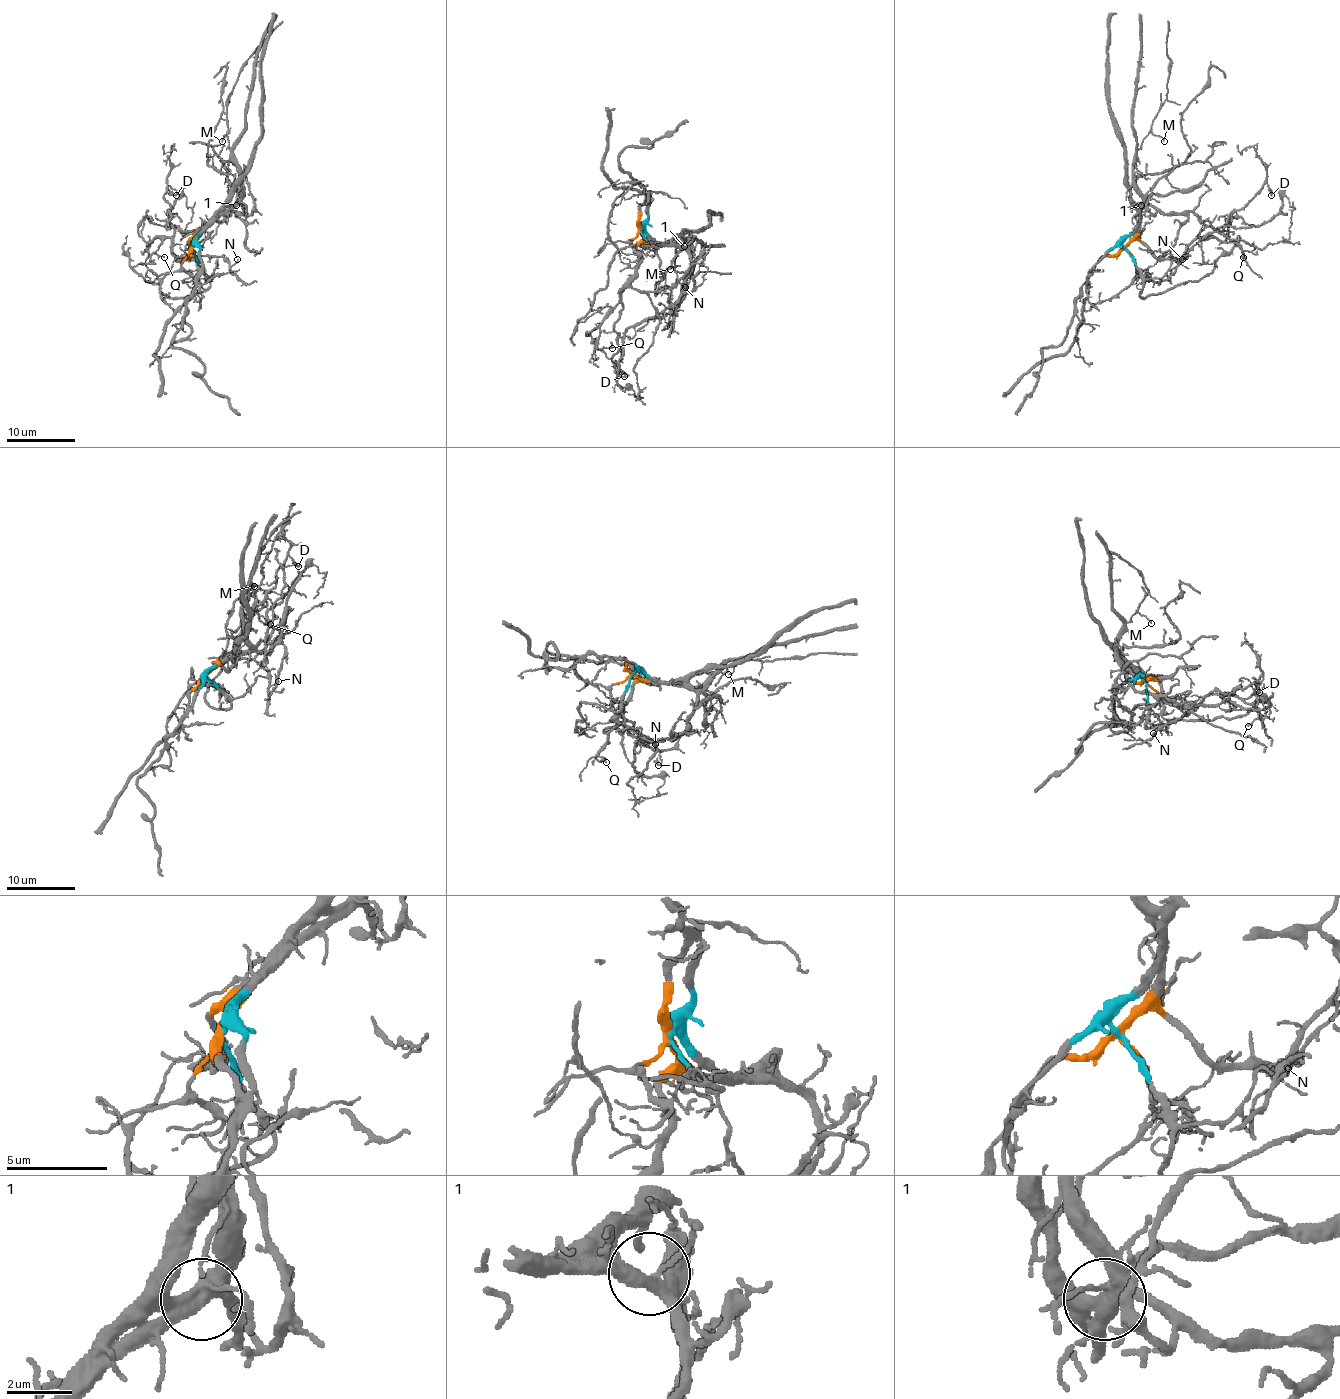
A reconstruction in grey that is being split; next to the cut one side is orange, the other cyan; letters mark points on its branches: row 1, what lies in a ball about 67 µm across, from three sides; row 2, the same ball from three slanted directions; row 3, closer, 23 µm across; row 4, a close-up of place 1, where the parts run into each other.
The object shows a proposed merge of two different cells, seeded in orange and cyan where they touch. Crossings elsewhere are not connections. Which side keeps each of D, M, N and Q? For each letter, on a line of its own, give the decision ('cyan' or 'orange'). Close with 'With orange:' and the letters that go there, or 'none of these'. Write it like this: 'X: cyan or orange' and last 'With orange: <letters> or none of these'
D: orange
M: cyan
N: orange
Q: orange
With orange: D, N, Q

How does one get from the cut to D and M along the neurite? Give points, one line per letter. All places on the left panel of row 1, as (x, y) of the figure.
D: (192, 247), (194, 240), (189, 242), (190, 257), (173, 252), (173, 228), (166, 226), (168, 183), (176, 195)
M: (192, 249), (218, 218), (240, 200), (228, 133), (221, 142)

